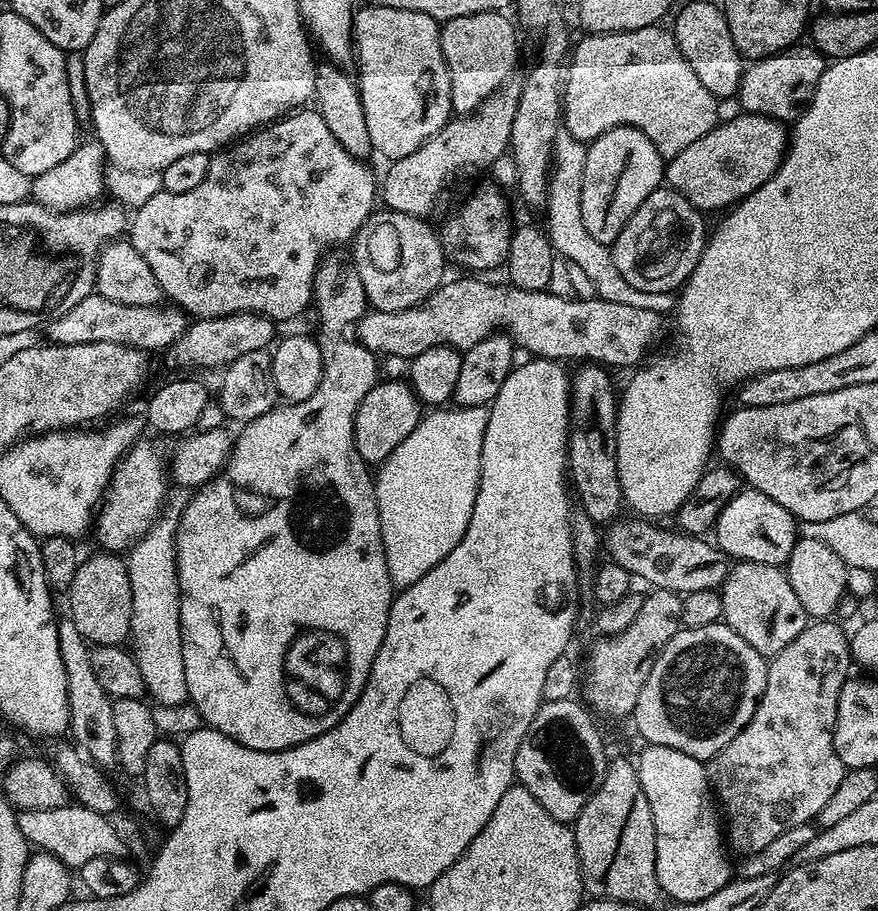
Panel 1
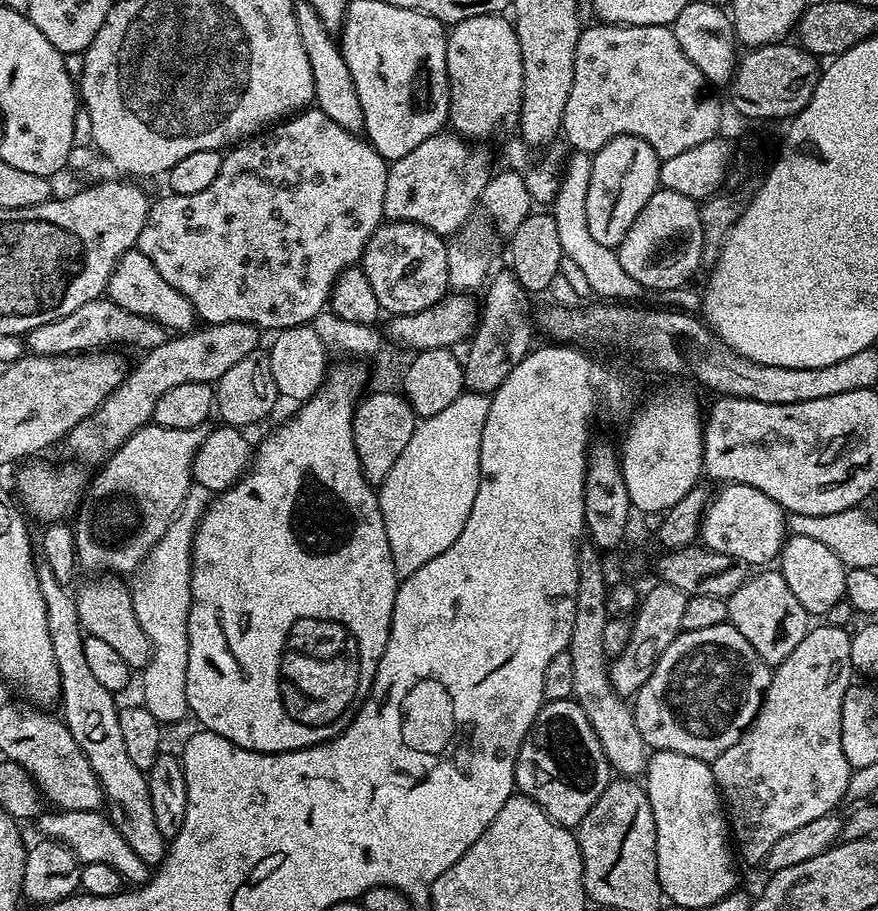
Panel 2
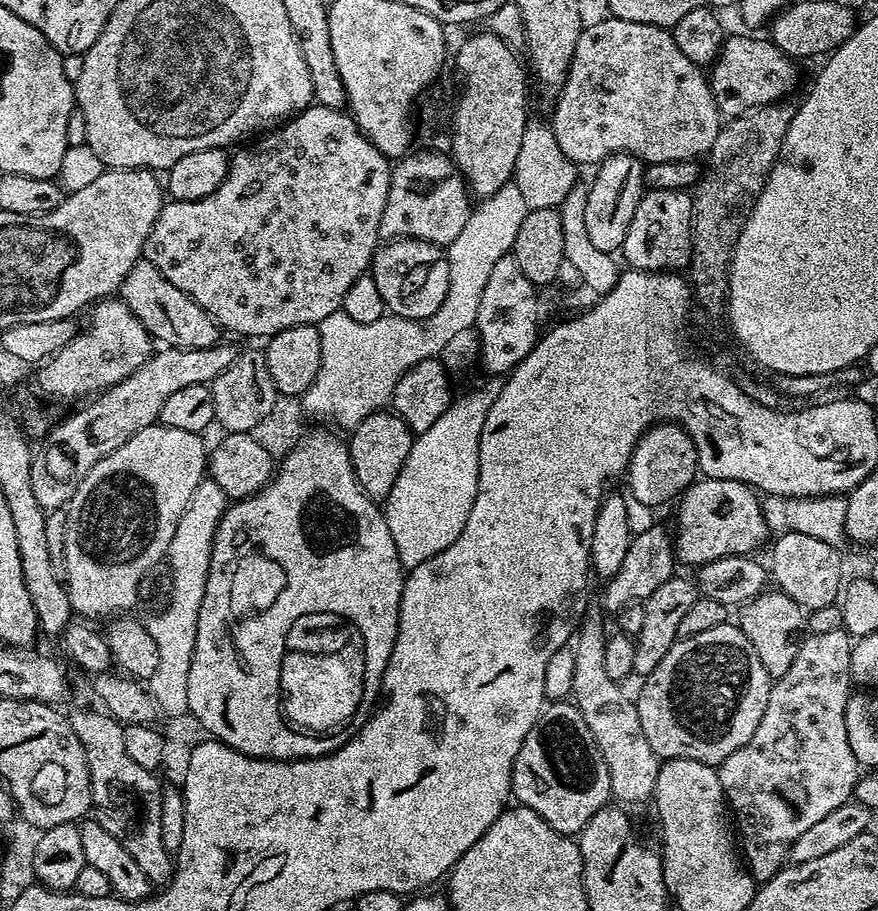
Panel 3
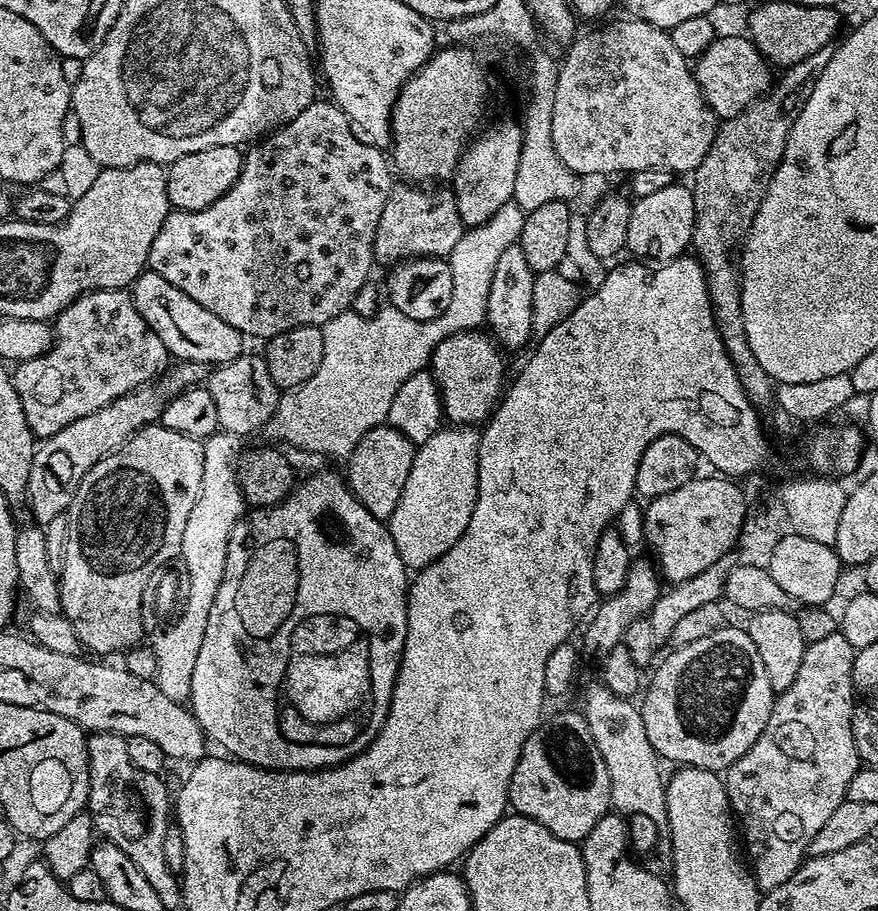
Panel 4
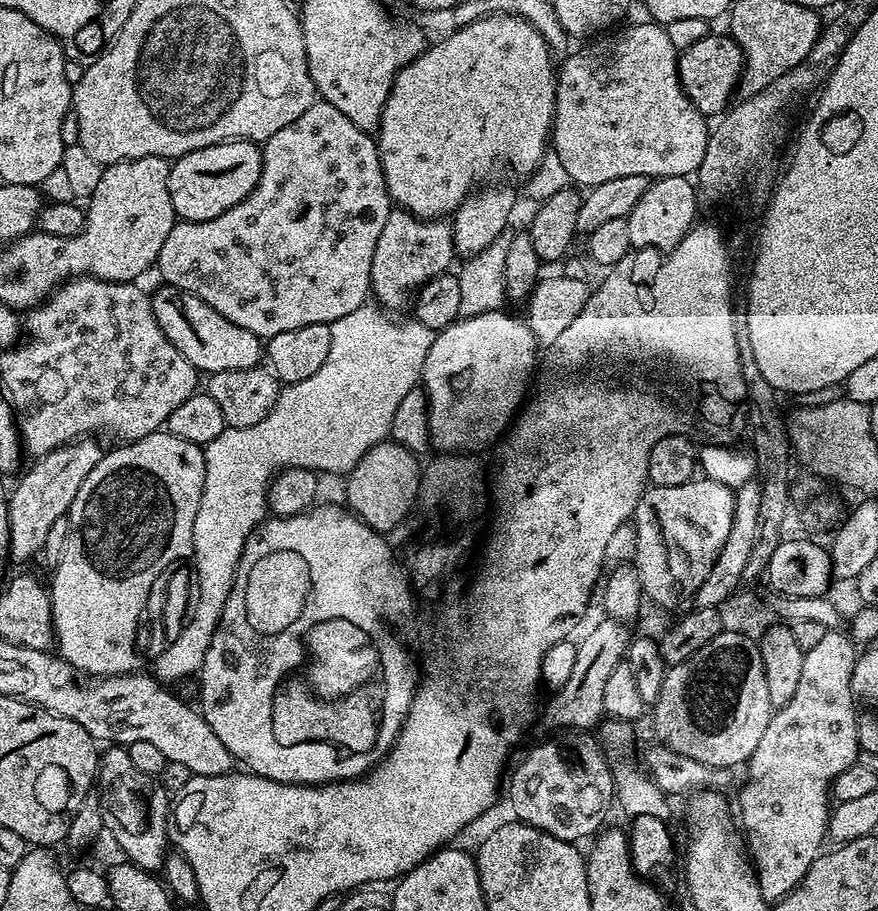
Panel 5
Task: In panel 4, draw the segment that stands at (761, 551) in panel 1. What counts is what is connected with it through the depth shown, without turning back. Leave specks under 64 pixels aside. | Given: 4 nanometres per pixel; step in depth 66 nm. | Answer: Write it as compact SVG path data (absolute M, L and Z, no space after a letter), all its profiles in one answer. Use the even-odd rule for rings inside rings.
M711 475L687 480L678 490L647 501L644 532L649 546L656 551L655 563L669 585L681 584L686 578L702 574L702 570L714 566L718 558L729 555L737 547L746 517L743 487L731 479Z

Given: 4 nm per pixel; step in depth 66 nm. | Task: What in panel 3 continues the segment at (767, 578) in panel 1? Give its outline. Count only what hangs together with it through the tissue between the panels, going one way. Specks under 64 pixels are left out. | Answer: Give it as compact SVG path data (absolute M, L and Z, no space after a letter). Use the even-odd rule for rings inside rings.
M765 590L744 604L739 612L738 627L746 634L746 638L750 638L750 646L754 646L754 654L762 658L762 666L766 666L766 674L770 678L786 674L786 670L790 670L790 662L798 658L800 642L806 635L808 626L806 609L784 592Z

